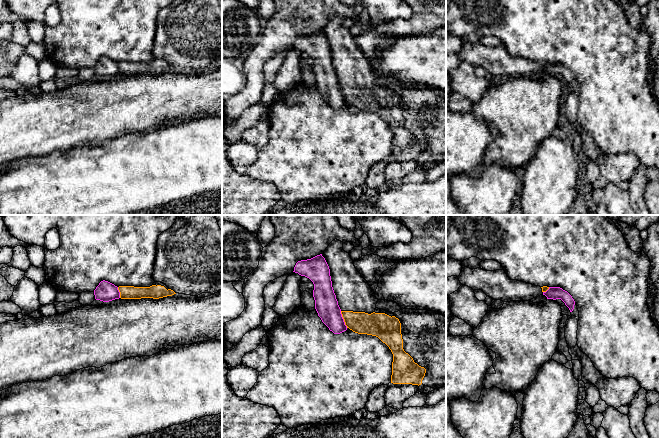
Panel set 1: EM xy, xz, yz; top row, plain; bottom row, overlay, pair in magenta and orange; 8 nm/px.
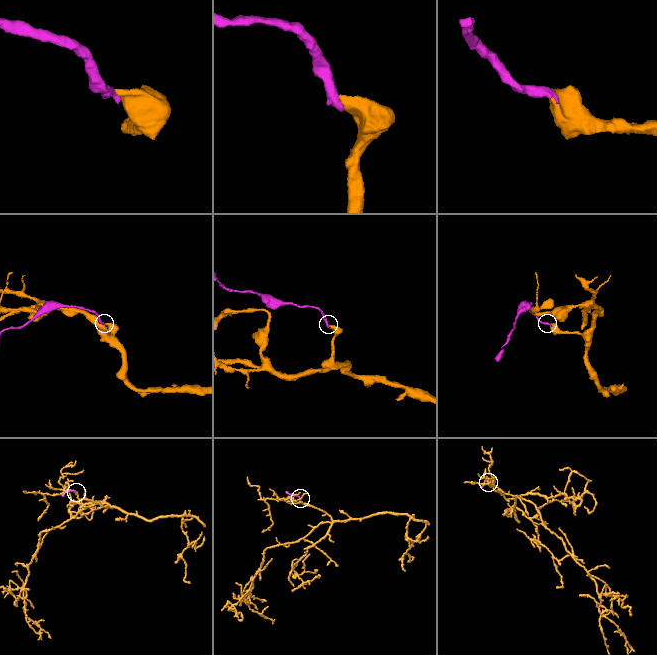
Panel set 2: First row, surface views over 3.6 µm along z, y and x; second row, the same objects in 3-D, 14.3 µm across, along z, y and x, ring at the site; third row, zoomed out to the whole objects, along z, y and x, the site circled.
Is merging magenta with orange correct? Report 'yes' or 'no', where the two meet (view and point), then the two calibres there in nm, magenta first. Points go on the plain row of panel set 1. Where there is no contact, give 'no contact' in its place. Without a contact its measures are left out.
no | xz (343, 95) | 190/180 nm

